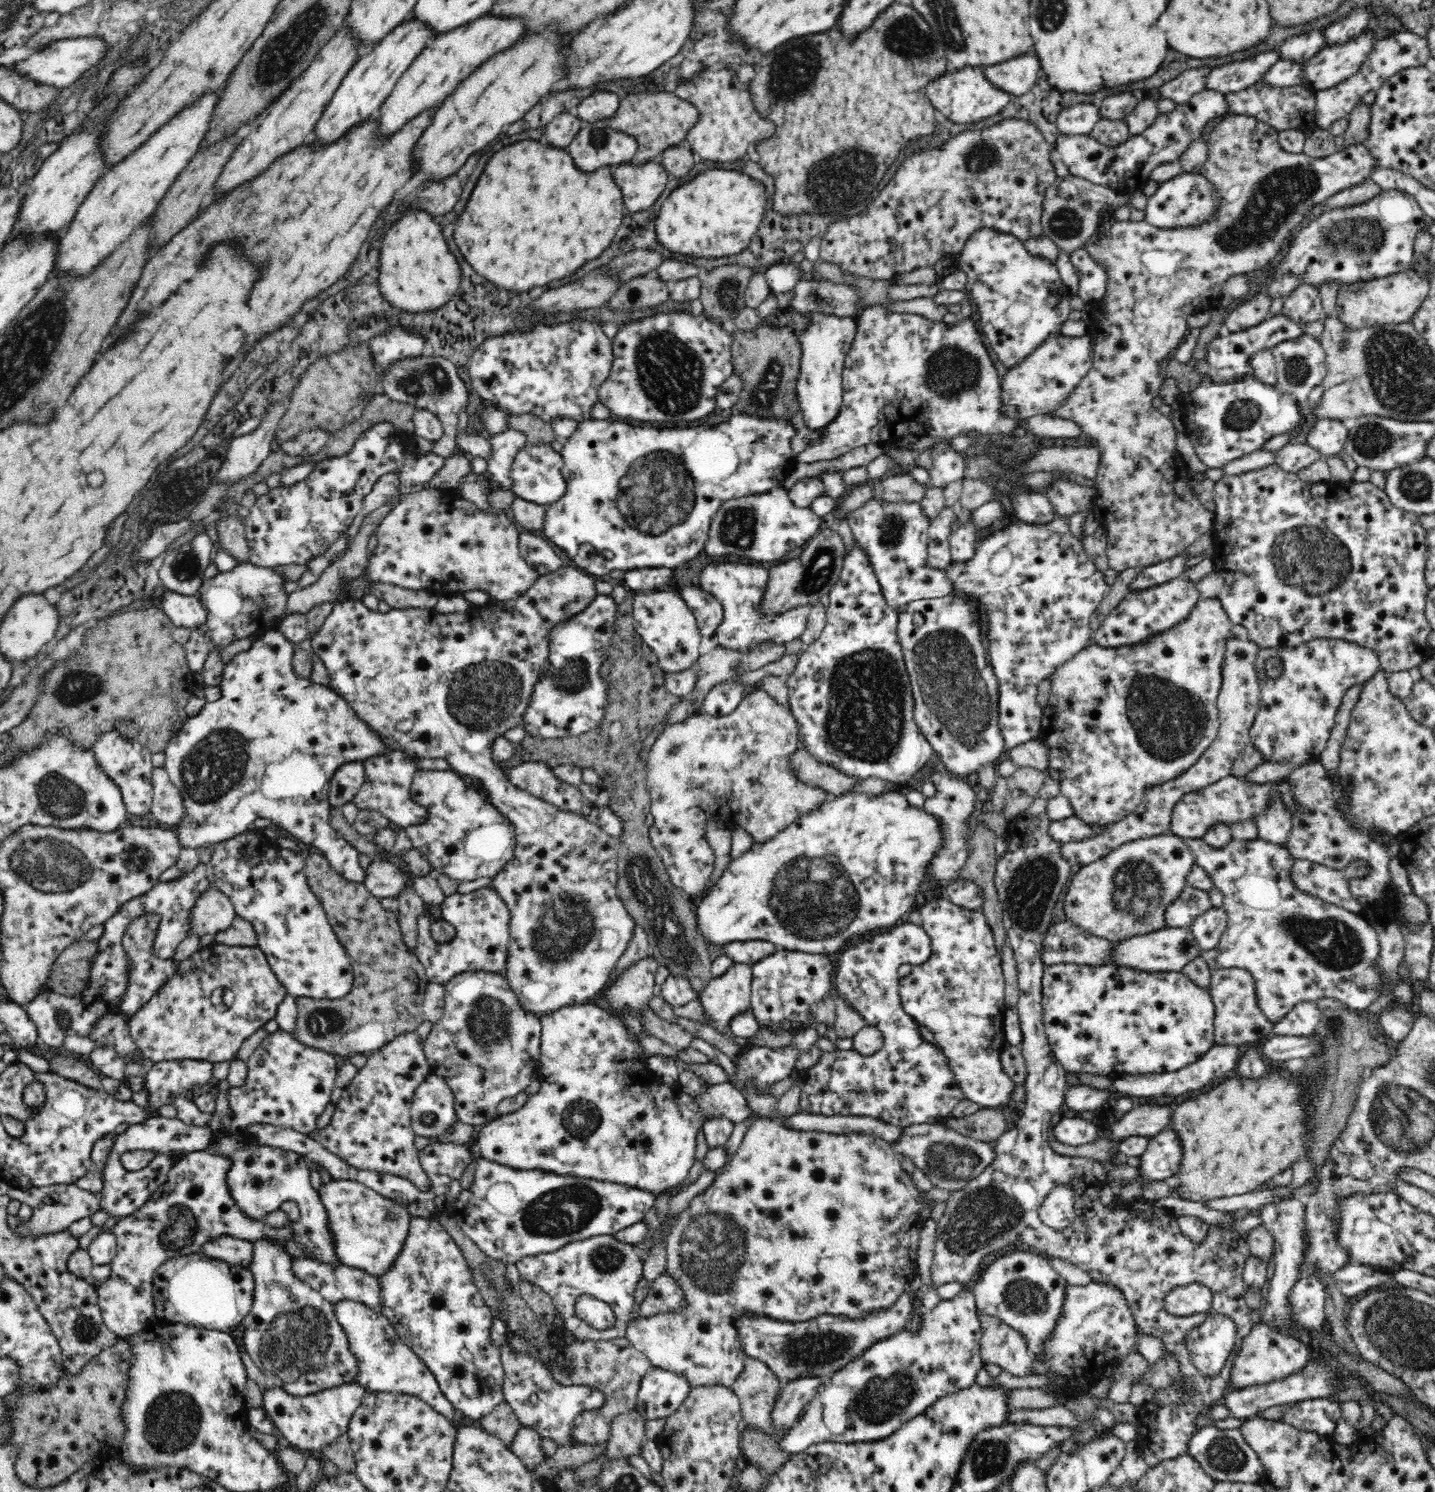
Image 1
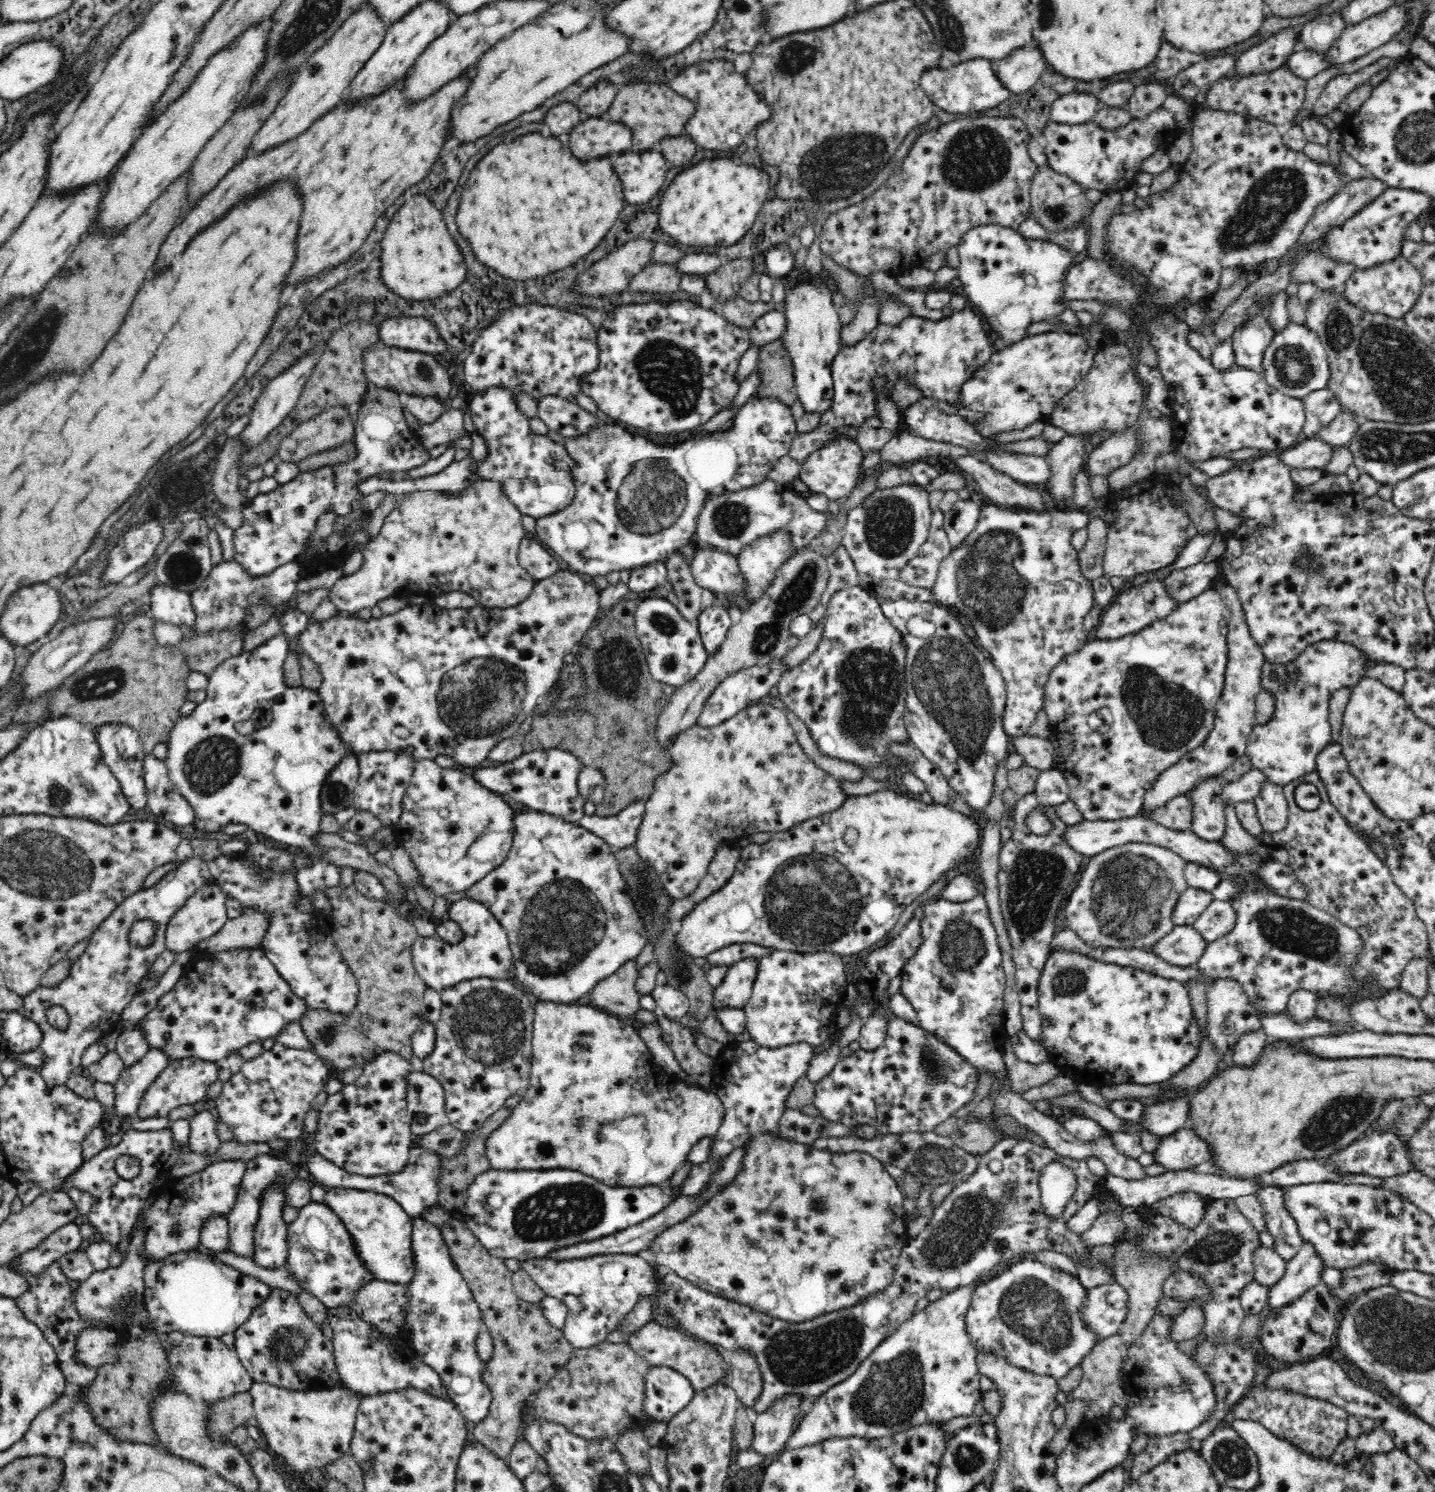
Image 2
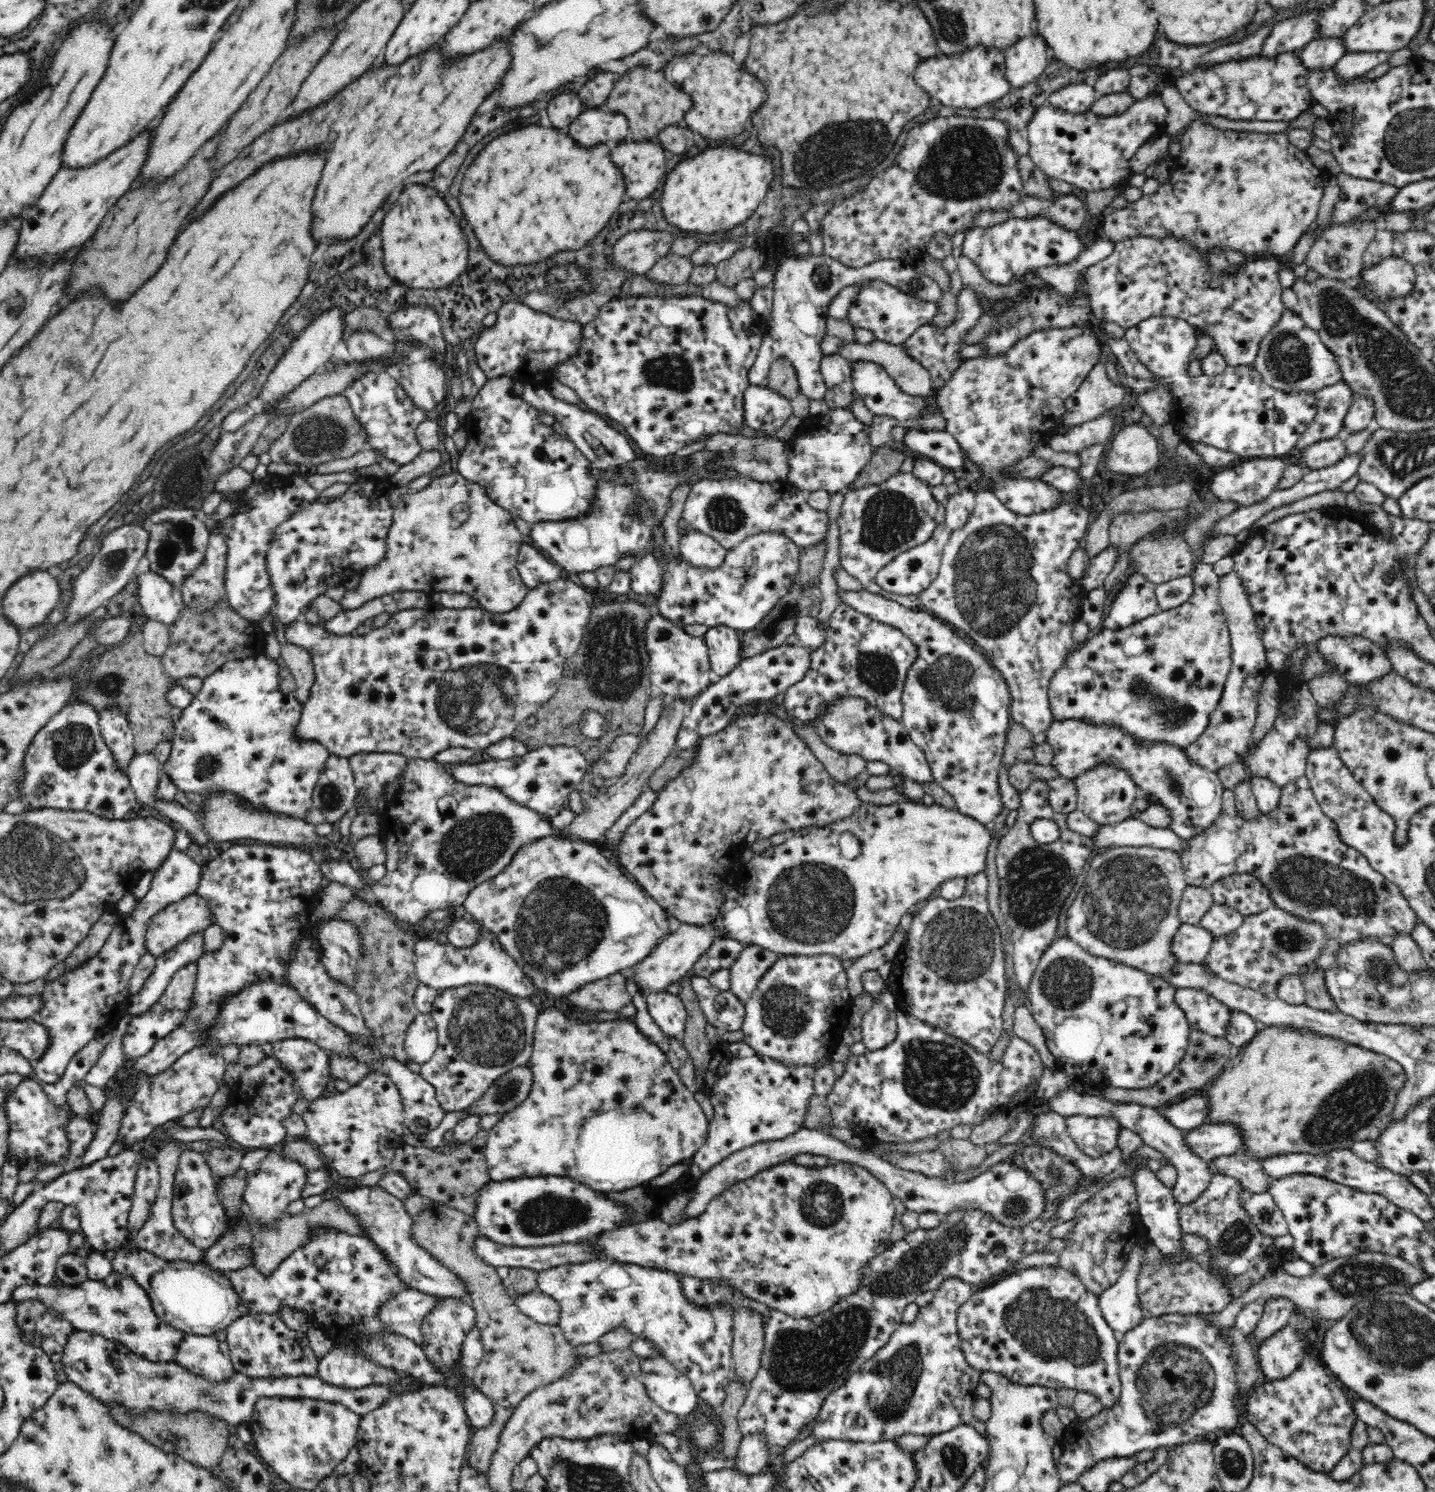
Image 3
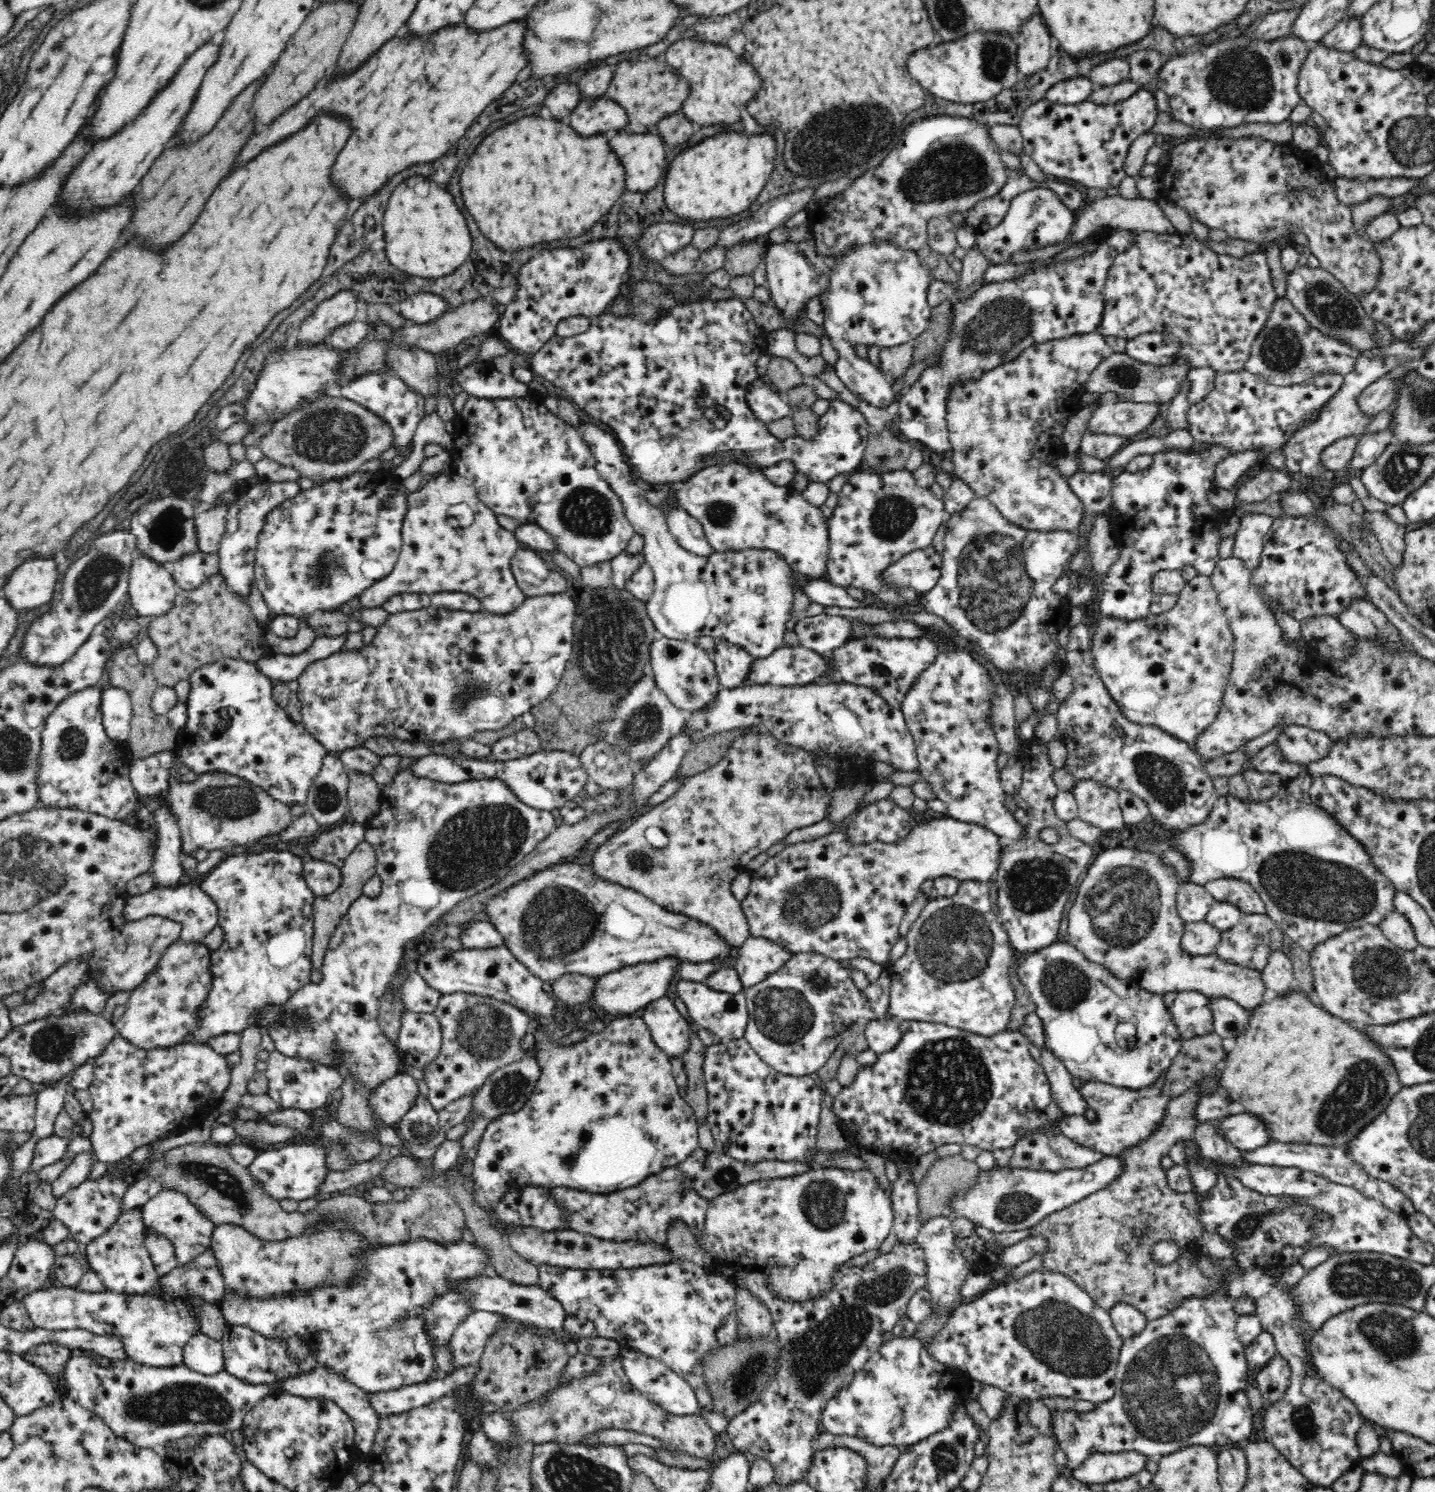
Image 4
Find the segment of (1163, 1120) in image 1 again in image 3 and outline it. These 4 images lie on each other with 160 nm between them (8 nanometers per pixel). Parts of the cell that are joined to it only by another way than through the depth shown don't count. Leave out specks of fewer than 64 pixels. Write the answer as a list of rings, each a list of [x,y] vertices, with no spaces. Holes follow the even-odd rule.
[[[1193,1092],[1190,1098],[1174,1104],[1170,1108],[1164,1107],[1161,1113],[1176,1128],[1187,1132],[1198,1128],[1206,1122],[1210,1122],[1209,1102]]]

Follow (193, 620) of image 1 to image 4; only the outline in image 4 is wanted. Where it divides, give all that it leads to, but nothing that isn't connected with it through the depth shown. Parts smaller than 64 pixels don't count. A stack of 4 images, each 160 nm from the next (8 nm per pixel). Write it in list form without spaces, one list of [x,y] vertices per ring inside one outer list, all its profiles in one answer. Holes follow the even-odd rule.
[[[137,552],[129,569],[130,604],[140,616],[162,616],[175,602],[178,587],[167,566]]]

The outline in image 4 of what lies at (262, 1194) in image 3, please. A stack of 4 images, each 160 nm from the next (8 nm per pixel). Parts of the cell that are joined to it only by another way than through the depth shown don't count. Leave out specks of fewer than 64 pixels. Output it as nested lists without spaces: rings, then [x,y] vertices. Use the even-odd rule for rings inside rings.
[[[310,1143],[284,1146],[258,1155],[248,1170],[272,1198],[278,1201],[292,1198],[300,1202],[321,1193],[321,1187],[332,1172],[327,1167],[327,1154],[328,1148],[324,1145]]]

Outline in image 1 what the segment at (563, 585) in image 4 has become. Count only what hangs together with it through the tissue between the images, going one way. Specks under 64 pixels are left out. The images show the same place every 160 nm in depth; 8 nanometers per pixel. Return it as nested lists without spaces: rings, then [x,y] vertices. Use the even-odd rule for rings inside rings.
[[[522,530],[519,534],[519,549],[527,565],[536,570],[539,576],[555,572],[562,567],[564,560],[554,552],[550,542],[536,536],[536,533]]]

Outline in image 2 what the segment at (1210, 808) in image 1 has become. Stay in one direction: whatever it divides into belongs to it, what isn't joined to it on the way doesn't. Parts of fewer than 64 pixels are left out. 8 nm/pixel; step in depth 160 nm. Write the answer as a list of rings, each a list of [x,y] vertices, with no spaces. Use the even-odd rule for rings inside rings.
[[[1182,795],[1168,800],[1164,806],[1154,808],[1146,818],[1174,831],[1190,831],[1192,824],[1192,801]]]

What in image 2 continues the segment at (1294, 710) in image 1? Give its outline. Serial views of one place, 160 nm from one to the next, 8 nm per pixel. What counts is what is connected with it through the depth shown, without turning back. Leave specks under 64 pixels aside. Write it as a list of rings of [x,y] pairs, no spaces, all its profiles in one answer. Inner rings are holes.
[[[1320,641],[1311,644],[1288,664],[1274,665],[1265,661],[1261,686],[1272,693],[1276,707],[1273,717],[1266,724],[1256,724],[1248,736],[1245,754],[1253,768],[1262,771],[1268,781],[1279,785],[1314,772],[1316,755],[1332,740],[1328,722],[1330,696],[1363,679],[1367,657],[1347,642]]]

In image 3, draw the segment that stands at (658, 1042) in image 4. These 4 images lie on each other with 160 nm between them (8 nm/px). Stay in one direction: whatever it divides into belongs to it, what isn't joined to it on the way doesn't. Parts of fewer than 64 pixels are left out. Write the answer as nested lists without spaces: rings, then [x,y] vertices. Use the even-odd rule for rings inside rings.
[[[668,991],[648,993],[646,995],[648,1015],[660,1027],[663,1036],[670,1040],[682,1040],[688,1013],[680,997]]]

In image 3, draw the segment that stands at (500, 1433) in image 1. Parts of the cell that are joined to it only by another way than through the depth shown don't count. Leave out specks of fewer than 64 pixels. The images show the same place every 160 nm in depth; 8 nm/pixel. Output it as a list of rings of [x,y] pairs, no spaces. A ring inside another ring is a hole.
[[[430,1199],[424,1210],[410,1215],[410,1219],[410,1233],[414,1241],[465,1282],[470,1303],[476,1310],[475,1325],[481,1332],[484,1356],[480,1364],[473,1368],[472,1385],[492,1401],[495,1415],[489,1427],[477,1429],[471,1435],[465,1464],[480,1473],[486,1473],[498,1446],[500,1432],[519,1402],[536,1388],[545,1387],[564,1376],[580,1356],[558,1325],[538,1324],[521,1314],[512,1303],[512,1297],[506,1293],[507,1283],[498,1277],[496,1269],[474,1255],[470,1244],[480,1235],[474,1217],[457,1211],[451,1205]]]

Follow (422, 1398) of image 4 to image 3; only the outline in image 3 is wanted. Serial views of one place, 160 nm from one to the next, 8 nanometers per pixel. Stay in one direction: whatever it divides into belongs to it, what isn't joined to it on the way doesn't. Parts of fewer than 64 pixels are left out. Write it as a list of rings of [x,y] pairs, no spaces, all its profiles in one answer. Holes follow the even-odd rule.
[[[74,1331],[65,1344],[61,1356],[67,1380],[94,1396],[109,1409],[122,1407],[134,1419],[148,1413],[170,1413],[172,1417],[200,1411],[202,1415],[224,1421],[226,1425],[248,1424],[258,1400],[266,1397],[311,1398],[337,1402],[363,1417],[371,1410],[384,1406],[395,1396],[421,1389],[424,1384],[416,1377],[403,1374],[394,1384],[370,1384],[359,1389],[334,1387],[318,1377],[252,1378],[243,1372],[234,1372],[226,1380],[214,1382],[190,1372],[176,1362],[155,1363],[138,1356],[127,1346],[108,1340],[90,1331]]]

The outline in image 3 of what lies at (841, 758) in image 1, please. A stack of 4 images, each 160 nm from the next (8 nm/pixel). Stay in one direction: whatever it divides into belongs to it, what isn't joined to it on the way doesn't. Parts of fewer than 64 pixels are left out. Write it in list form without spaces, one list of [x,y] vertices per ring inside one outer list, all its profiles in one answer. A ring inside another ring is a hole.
[[[840,604],[829,620],[828,640],[811,652],[808,672],[784,694],[788,715],[799,720],[818,716],[821,705],[842,696],[864,698],[886,716],[901,720],[902,692],[907,672],[919,657],[918,648],[896,628],[869,618],[846,604]]]

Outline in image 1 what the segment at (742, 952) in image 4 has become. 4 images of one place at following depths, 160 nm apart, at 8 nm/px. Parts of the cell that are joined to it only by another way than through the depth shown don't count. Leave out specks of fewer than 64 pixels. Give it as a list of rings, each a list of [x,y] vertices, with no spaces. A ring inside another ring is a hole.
[[[734,963],[722,976],[713,977],[699,994],[699,1001],[715,1029],[728,1035],[734,1016],[749,1010],[753,970],[751,965]]]

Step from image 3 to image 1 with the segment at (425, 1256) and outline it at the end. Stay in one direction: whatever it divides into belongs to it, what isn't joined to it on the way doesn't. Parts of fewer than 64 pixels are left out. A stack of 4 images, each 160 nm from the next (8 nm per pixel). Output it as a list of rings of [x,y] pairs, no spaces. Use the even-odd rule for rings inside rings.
[[[334,1180],[319,1189],[328,1211],[335,1253],[342,1264],[359,1268],[375,1277],[385,1275],[402,1252],[410,1230],[411,1217],[404,1205],[352,1180]]]

